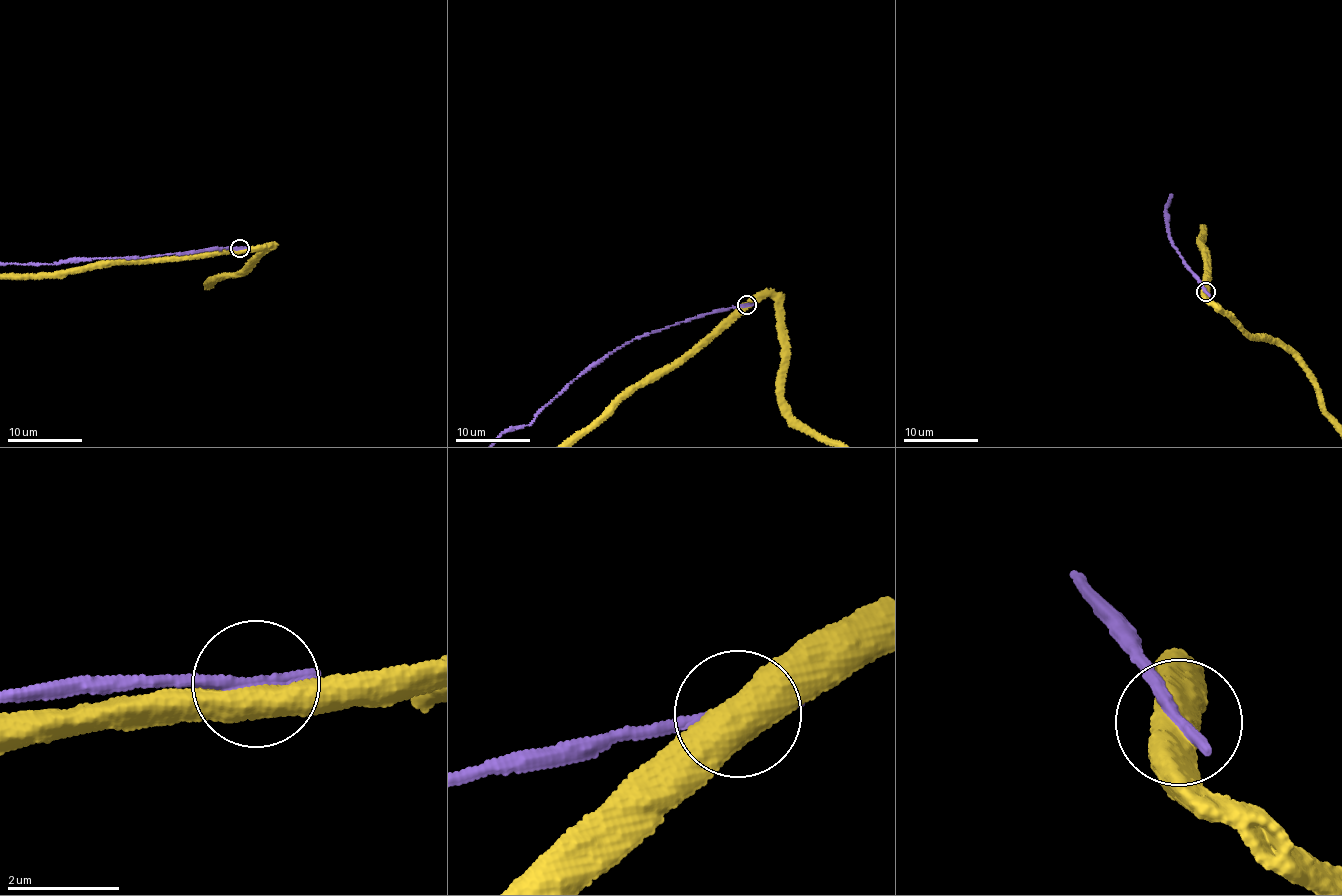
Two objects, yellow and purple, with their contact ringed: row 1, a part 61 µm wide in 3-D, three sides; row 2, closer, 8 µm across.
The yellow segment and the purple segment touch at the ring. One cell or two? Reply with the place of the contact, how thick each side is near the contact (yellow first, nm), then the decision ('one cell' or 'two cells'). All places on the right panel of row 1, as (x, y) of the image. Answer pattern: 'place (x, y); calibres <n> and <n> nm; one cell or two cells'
place (1206, 292); calibres 550 and 280 nm; two cells

